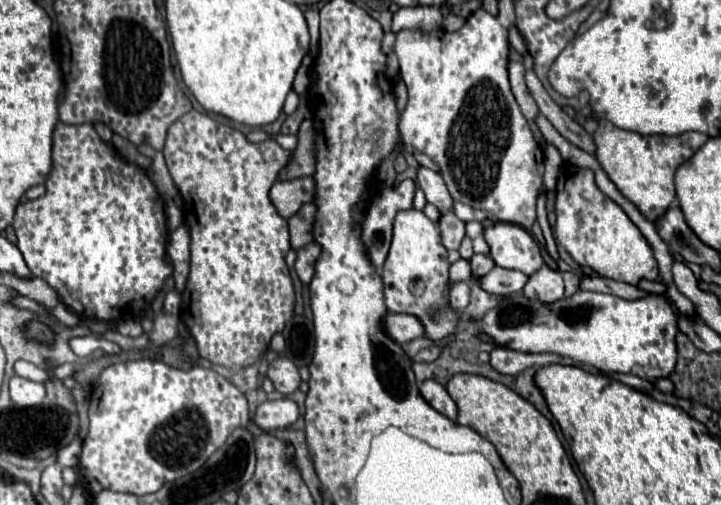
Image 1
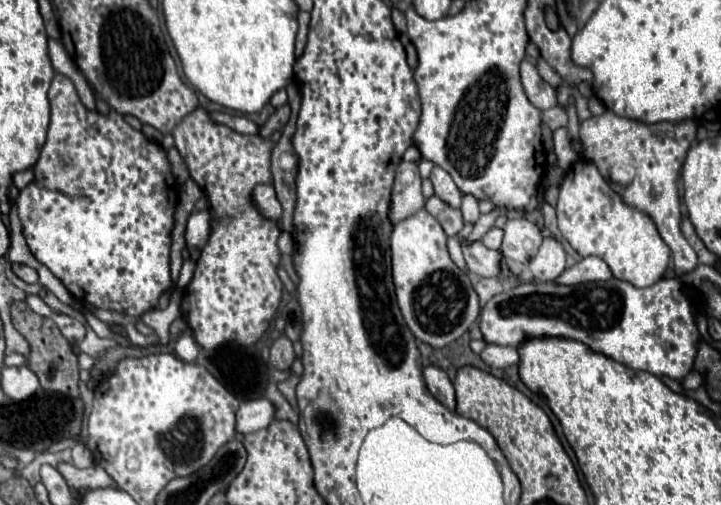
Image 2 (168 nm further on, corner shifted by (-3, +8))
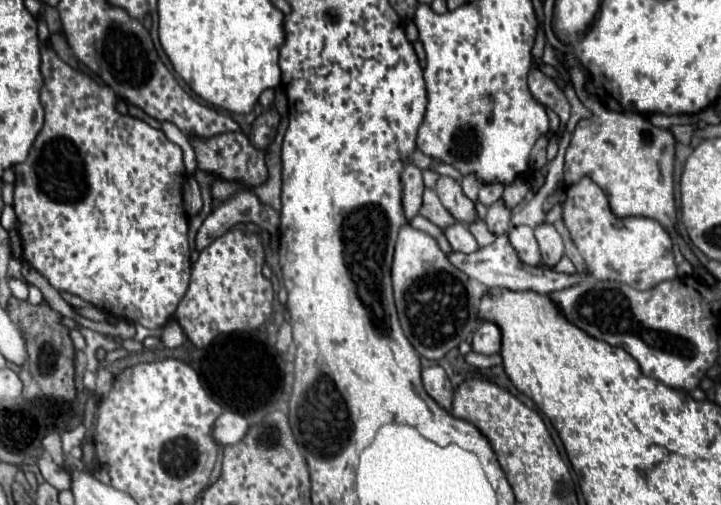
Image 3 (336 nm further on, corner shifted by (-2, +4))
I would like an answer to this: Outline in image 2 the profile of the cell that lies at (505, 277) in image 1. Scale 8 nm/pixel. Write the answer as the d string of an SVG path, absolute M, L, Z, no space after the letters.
M461 240L461 248L463 248L463 256L465 256L469 272L485 276L485 278L499 276L499 260L501 260L499 250L487 248L481 240L477 242Z

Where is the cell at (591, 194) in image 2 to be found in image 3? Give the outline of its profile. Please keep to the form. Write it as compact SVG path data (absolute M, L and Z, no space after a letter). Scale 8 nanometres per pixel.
M588 176L566 188L562 220L574 246L596 280L618 280L630 284L632 288L648 290L664 280L676 278L672 240L668 232L652 218L614 216L606 194Z

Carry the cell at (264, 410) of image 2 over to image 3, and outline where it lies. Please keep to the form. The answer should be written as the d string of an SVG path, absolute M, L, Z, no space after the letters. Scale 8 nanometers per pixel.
M226 410L214 424L214 438L218 444L238 444L242 436L246 436L246 428L250 428L248 420L232 410Z

